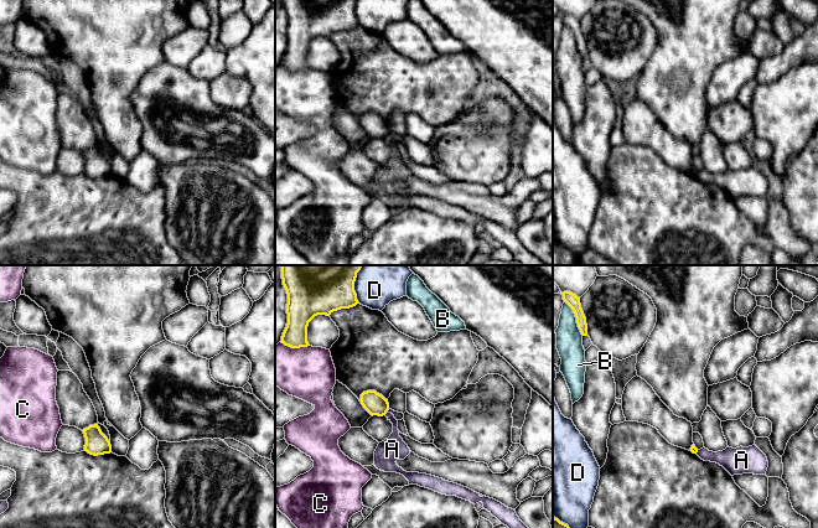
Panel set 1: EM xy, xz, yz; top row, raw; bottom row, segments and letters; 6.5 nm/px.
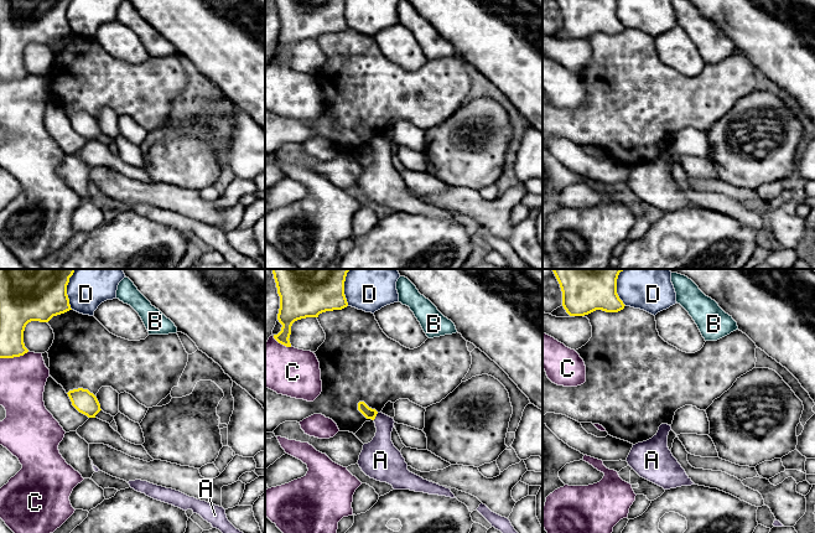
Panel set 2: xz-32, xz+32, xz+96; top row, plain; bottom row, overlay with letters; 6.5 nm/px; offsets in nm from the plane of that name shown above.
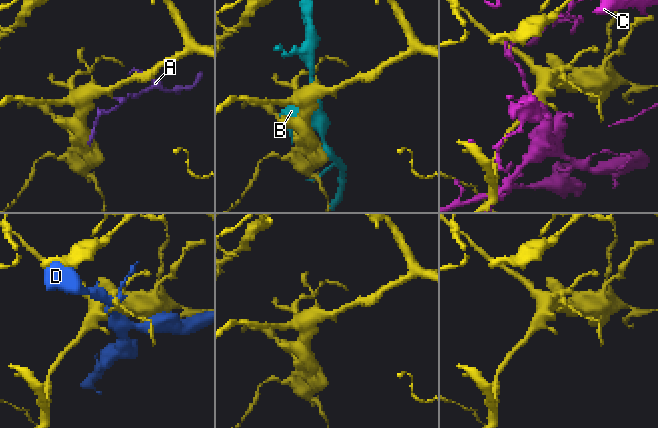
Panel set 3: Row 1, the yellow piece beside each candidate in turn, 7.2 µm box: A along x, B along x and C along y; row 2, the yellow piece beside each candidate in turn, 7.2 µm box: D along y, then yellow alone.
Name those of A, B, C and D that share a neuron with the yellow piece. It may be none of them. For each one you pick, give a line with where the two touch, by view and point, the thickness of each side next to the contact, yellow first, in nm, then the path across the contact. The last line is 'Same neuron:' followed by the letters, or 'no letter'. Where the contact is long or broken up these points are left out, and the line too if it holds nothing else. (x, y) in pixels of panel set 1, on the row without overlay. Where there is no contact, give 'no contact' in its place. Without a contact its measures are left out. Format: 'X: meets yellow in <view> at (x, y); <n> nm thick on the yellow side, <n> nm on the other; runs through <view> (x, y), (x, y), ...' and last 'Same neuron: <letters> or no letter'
Same neuron: no letter

